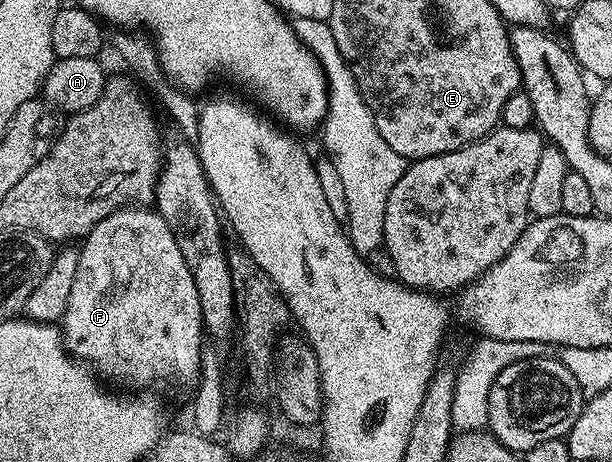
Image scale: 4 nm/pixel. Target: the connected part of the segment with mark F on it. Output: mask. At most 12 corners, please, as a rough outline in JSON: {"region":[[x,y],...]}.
{"region":[[153,207],[84,237],[60,331],[135,384],[198,380],[196,282]]}

